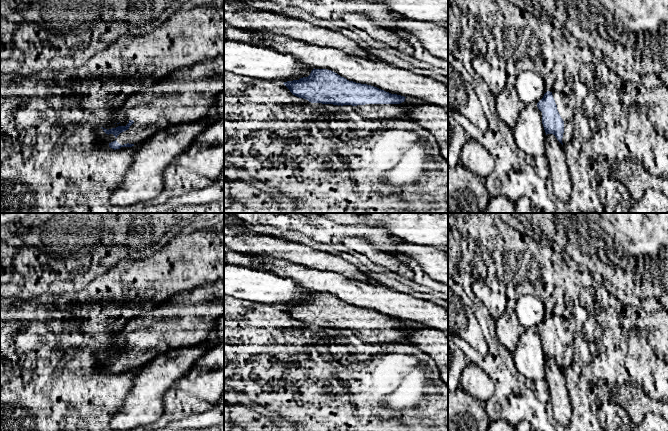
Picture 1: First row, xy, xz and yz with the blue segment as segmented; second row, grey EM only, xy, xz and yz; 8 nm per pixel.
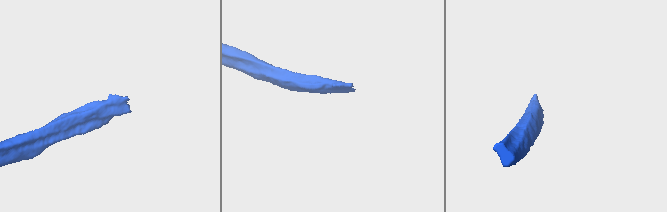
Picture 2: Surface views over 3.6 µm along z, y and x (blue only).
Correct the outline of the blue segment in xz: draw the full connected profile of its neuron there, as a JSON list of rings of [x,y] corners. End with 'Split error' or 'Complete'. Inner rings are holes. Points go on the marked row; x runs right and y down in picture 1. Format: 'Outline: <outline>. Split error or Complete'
Outline: [[[313,69],[308,77],[283,83],[290,92],[311,103],[352,105],[365,120],[407,117],[404,96],[356,83],[327,69]]]. Split error

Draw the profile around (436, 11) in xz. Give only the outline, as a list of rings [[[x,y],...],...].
[[[361,0],[385,4],[405,18],[427,21],[448,28],[448,0]]]

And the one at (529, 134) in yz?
[[[533,104],[525,105],[517,117],[513,136],[523,156],[545,155],[546,133],[542,124],[542,112]]]

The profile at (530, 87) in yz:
[[[530,66],[520,67],[516,76],[516,92],[524,105],[538,103],[545,94],[544,79]]]

